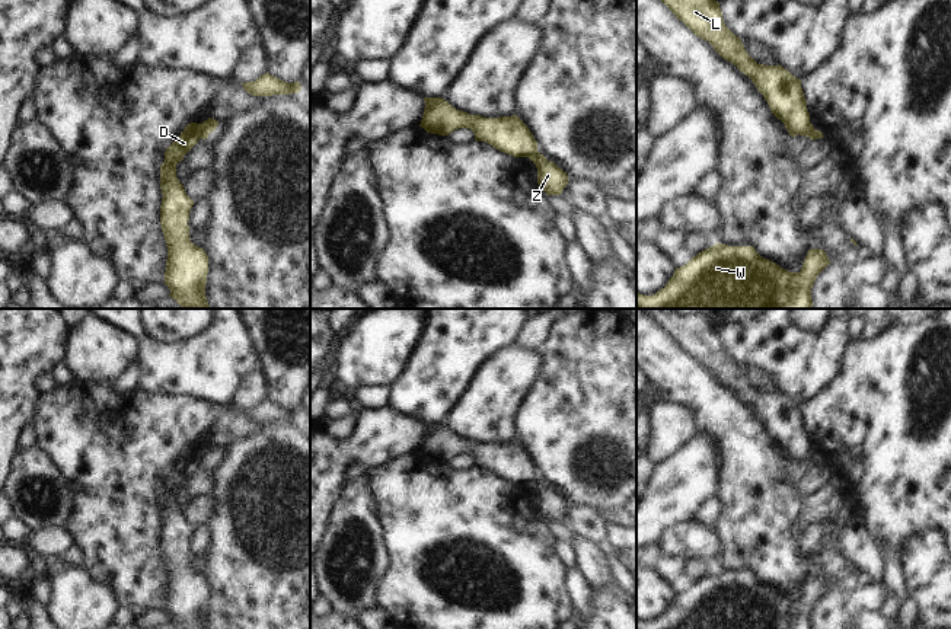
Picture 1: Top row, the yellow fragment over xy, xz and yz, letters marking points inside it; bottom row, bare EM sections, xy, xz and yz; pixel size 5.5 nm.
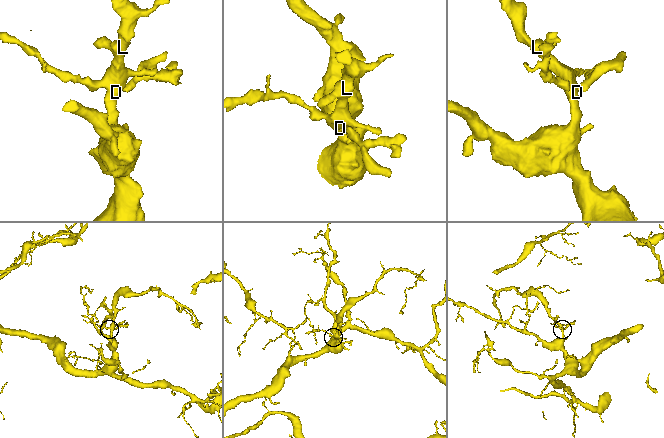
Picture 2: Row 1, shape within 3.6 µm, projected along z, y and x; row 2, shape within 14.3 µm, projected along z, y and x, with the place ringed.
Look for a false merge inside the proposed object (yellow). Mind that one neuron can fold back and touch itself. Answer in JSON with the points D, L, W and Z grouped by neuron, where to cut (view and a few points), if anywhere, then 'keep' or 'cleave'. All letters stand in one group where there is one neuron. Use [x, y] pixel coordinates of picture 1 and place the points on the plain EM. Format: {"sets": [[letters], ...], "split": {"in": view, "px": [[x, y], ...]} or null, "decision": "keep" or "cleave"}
{"sets": [["D", "L", "W"], ["Z"]], "split": {"in": "xy", "px": [[203, 449], [203, 460], [200, 463]]}, "decision": "cleave"}

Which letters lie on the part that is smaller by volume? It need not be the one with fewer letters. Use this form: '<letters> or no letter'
Z

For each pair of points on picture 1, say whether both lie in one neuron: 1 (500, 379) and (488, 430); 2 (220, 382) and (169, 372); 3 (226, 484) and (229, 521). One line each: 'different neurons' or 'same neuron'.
1: same neuron
2: same neuron
3: same neuron

